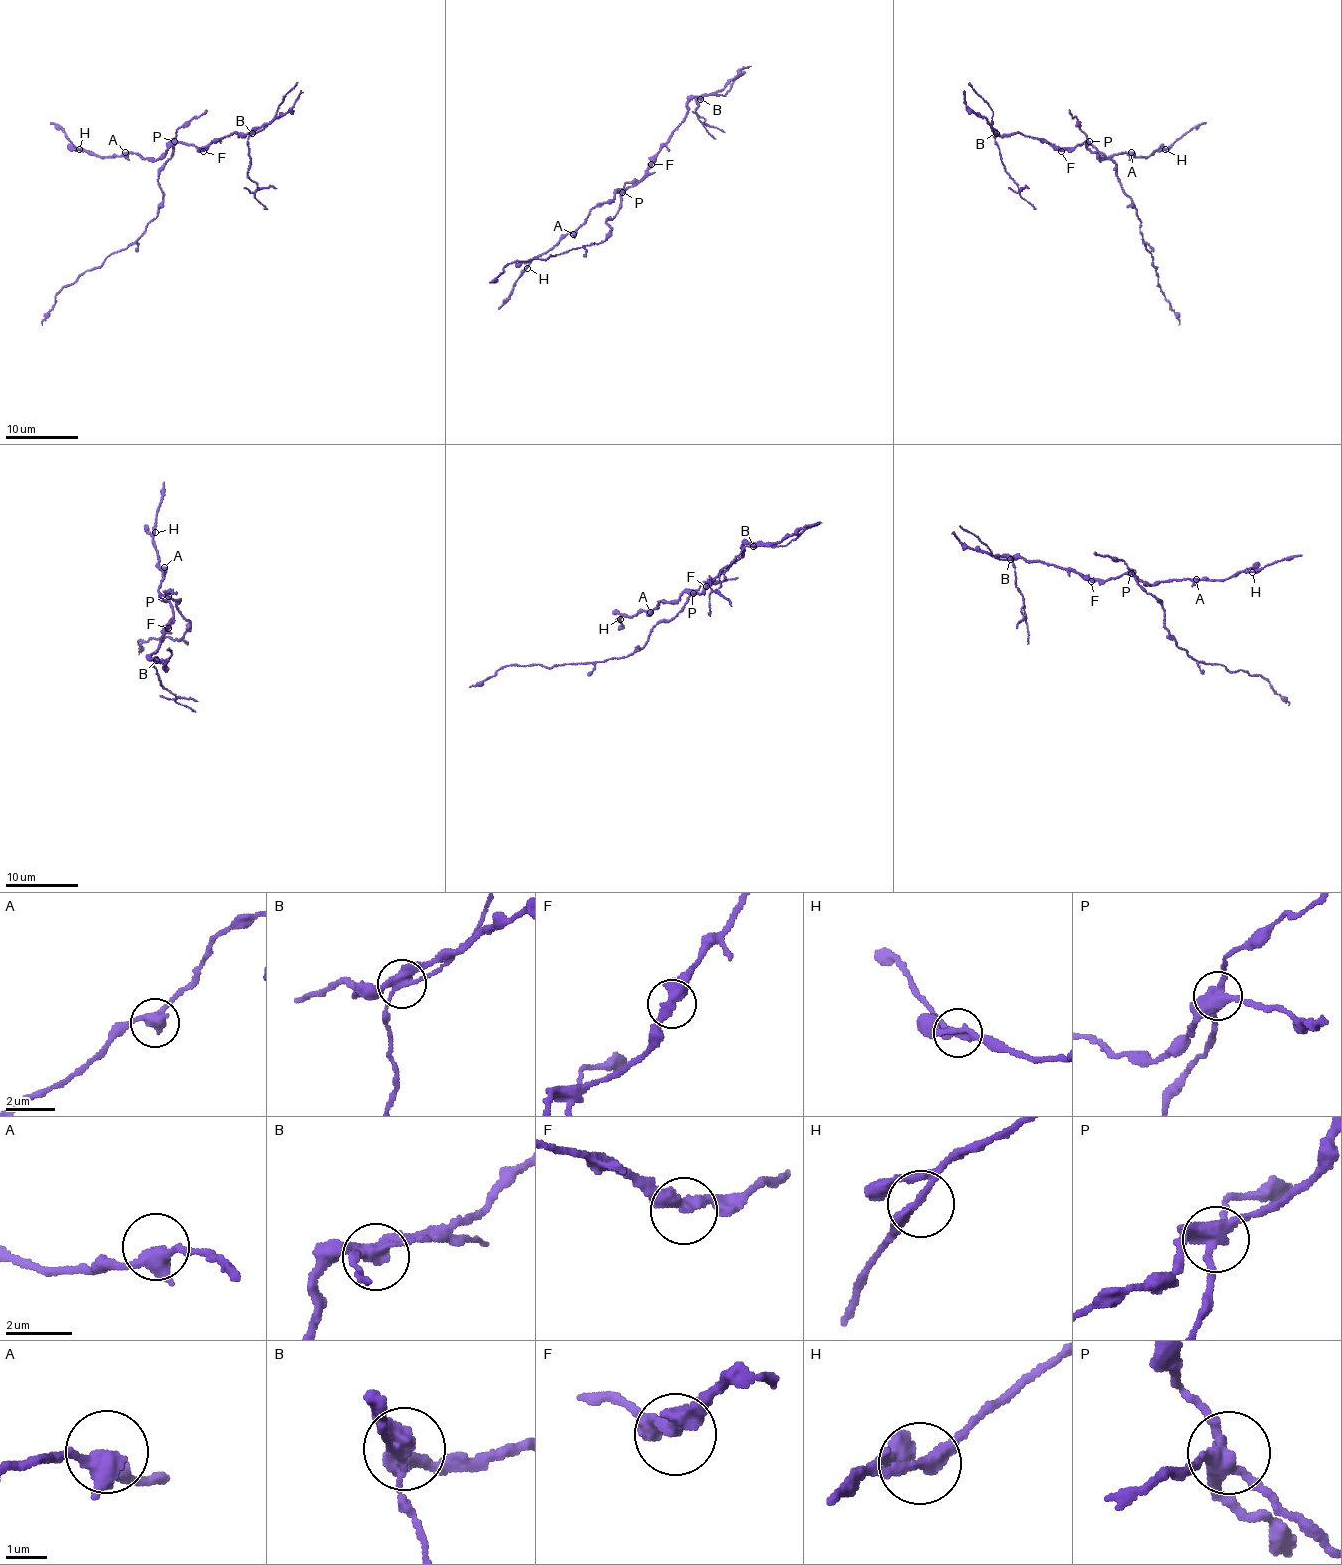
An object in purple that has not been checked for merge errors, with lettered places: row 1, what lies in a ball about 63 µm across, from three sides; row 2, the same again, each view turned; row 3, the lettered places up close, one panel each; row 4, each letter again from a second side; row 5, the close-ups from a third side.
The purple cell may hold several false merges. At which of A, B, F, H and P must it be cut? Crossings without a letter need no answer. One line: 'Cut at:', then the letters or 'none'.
Cut at: B, P

